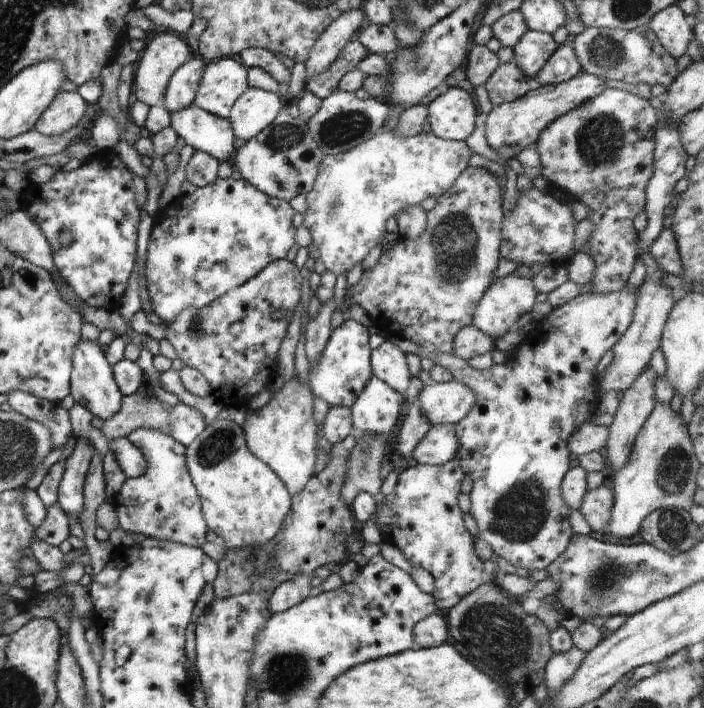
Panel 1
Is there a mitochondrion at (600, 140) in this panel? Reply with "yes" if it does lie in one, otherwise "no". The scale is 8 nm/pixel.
yes

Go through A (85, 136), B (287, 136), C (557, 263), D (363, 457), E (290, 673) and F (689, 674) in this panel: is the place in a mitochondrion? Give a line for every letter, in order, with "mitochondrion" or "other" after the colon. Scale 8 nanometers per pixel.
A: other
B: mitochondrion
C: other
D: mitochondrion
E: mitochondrion
F: other

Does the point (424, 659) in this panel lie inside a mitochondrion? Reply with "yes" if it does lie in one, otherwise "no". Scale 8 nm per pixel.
no

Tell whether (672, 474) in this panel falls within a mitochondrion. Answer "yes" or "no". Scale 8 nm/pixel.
yes

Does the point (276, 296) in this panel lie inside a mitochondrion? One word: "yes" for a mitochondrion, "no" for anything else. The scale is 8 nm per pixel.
no

